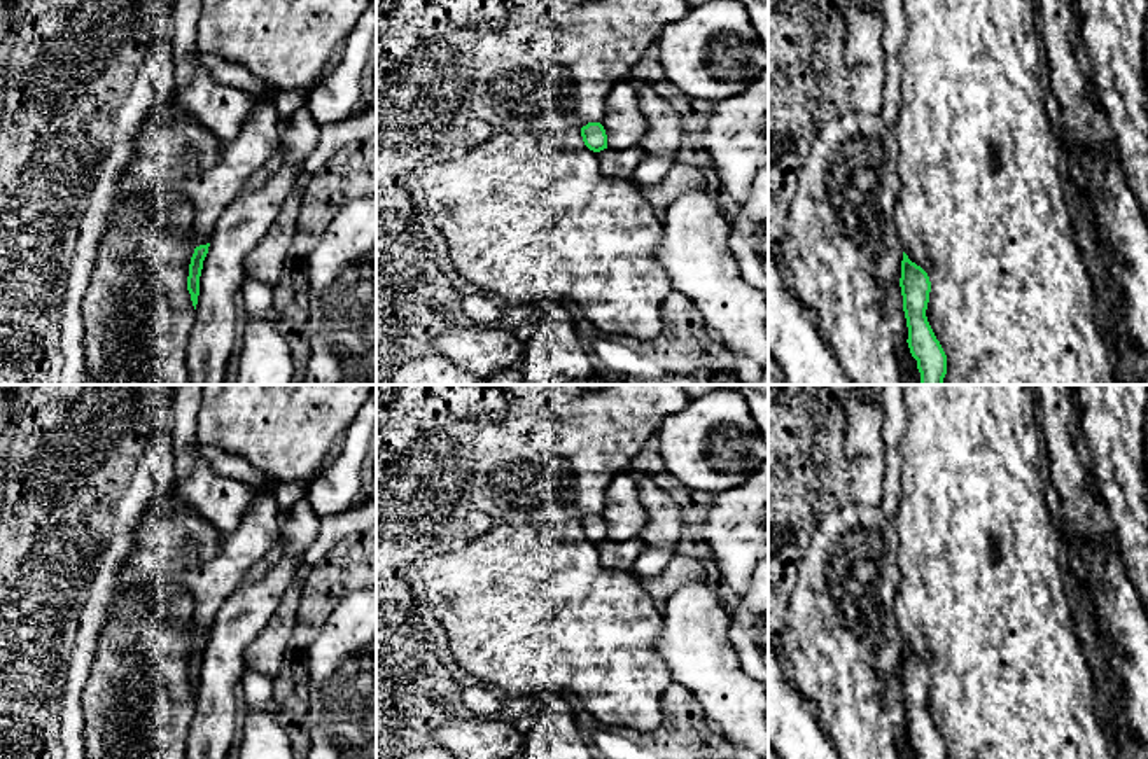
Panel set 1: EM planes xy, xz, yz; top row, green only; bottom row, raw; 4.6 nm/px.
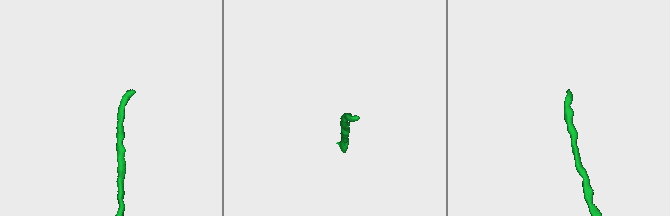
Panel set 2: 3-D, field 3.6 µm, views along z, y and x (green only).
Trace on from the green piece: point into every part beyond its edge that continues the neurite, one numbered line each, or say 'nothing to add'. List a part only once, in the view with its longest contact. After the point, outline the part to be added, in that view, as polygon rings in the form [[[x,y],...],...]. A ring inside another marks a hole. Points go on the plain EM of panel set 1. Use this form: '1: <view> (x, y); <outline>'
nothing to add

